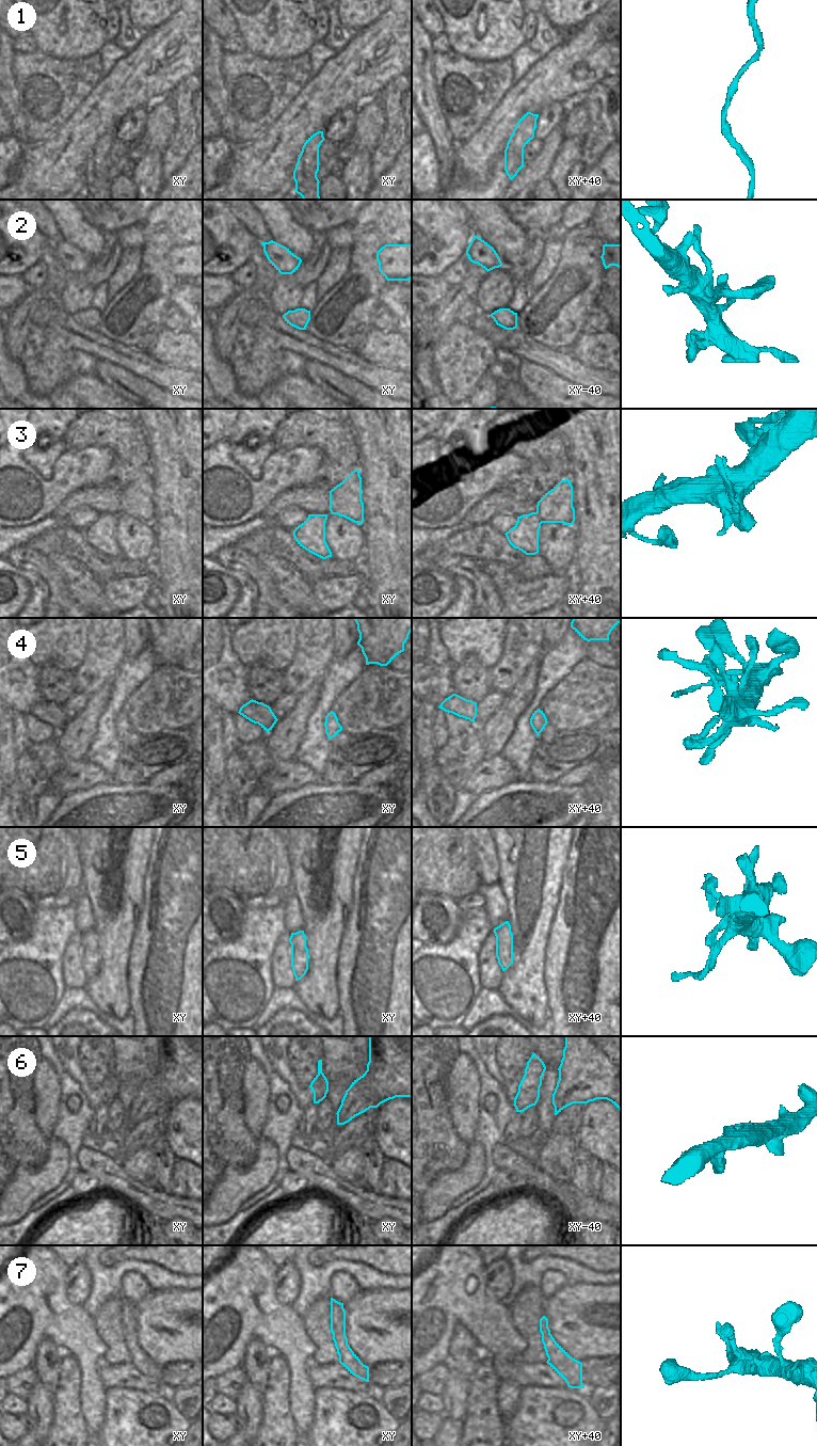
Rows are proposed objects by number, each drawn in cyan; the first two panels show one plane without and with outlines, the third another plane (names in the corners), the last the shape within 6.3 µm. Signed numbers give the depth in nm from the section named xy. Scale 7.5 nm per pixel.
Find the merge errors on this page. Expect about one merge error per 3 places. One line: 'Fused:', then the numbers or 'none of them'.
Fused: 3, 5

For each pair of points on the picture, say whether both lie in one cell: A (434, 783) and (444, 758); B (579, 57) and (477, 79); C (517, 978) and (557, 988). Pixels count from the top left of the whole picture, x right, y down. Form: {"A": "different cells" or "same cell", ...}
{"A": "different cells", "B": "different cells", "C": "different cells"}

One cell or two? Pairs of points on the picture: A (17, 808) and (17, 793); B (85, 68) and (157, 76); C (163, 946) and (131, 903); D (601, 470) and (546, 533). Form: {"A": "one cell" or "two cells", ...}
{"A": "one cell", "B": "two cells", "C": "two cells", "D": "two cells"}

